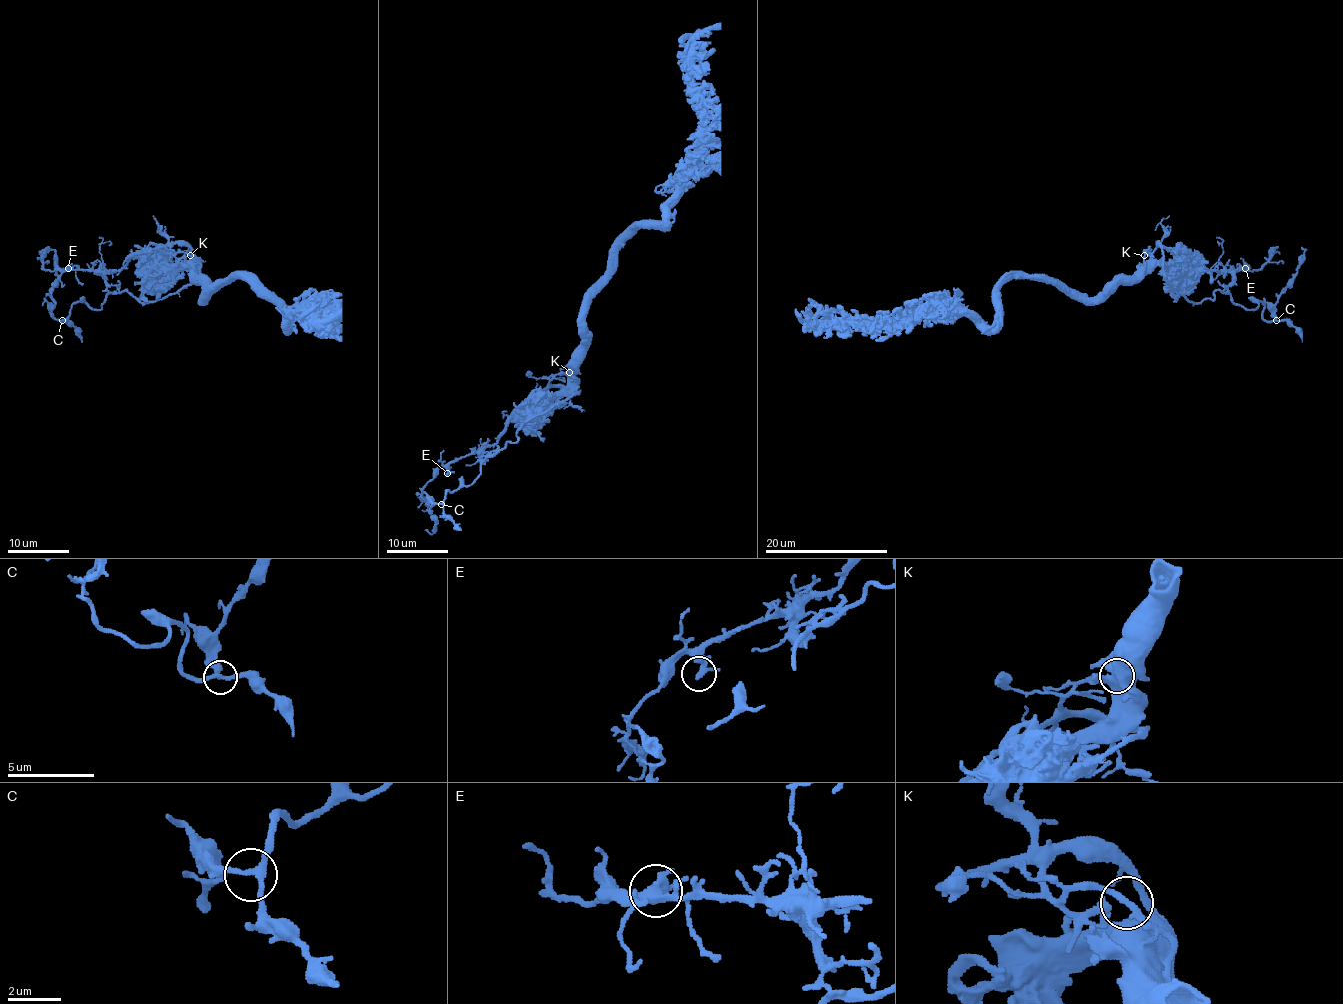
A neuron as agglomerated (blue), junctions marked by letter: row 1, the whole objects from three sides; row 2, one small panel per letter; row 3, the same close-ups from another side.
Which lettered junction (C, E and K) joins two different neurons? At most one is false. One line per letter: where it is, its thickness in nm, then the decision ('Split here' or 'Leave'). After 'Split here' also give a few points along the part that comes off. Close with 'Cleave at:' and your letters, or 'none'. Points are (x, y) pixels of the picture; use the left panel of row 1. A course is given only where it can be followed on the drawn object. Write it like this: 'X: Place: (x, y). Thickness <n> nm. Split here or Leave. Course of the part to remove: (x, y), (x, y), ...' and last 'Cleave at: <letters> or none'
C: Place: (62, 320). Thickness 220 nm. Leave
E: Place: (68, 268). Thickness 240 nm. Leave
K: Place: (190, 255). Thickness 240 nm. Split here. Course of the part to remove: (189, 256), (168, 247), (137, 253), (103, 271), (99, 310), (77, 302), (57, 320), (57, 256), (46, 247)
Cleave at: K

